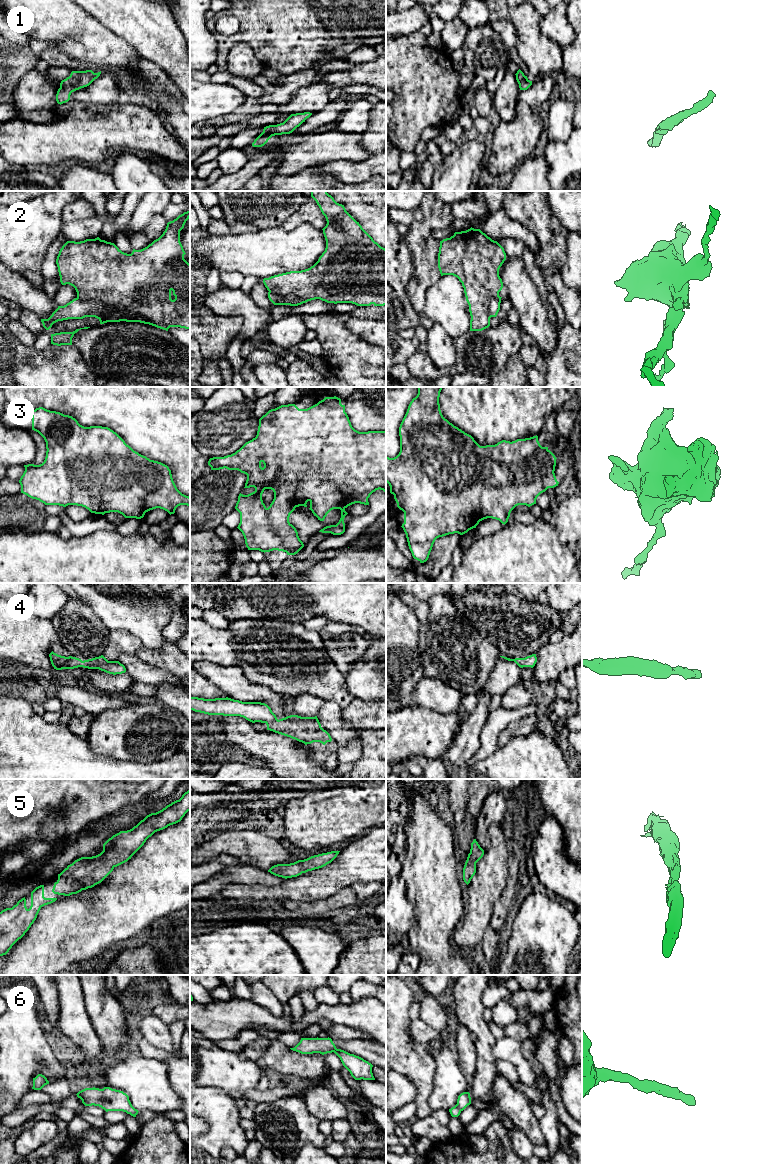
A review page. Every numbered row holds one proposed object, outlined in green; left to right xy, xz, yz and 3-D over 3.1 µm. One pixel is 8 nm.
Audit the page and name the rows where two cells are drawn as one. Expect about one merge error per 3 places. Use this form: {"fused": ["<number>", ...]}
{"fused": ["2"]}

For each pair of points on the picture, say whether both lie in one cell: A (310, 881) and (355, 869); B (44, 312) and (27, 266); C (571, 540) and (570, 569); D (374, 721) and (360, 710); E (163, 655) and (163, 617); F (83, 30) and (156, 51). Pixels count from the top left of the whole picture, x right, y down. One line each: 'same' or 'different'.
A: same
B: different
C: different
D: same
E: different
F: different

